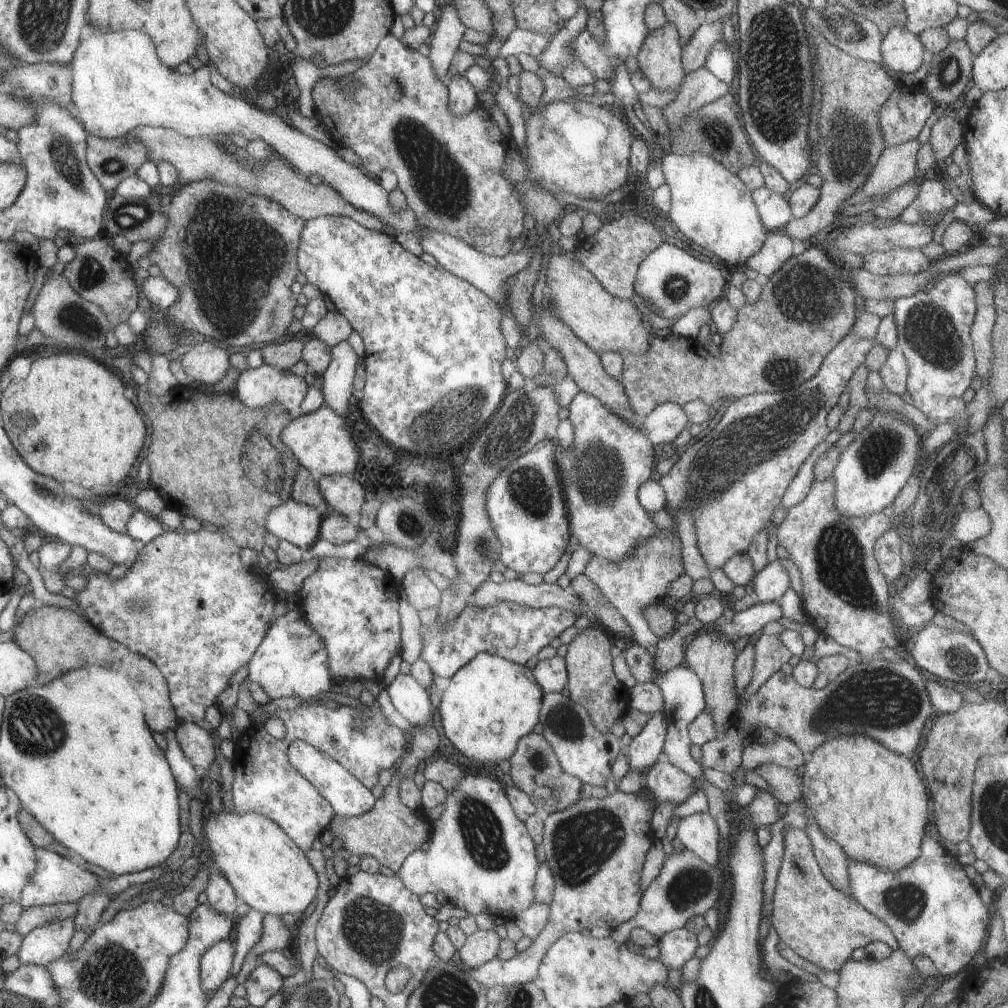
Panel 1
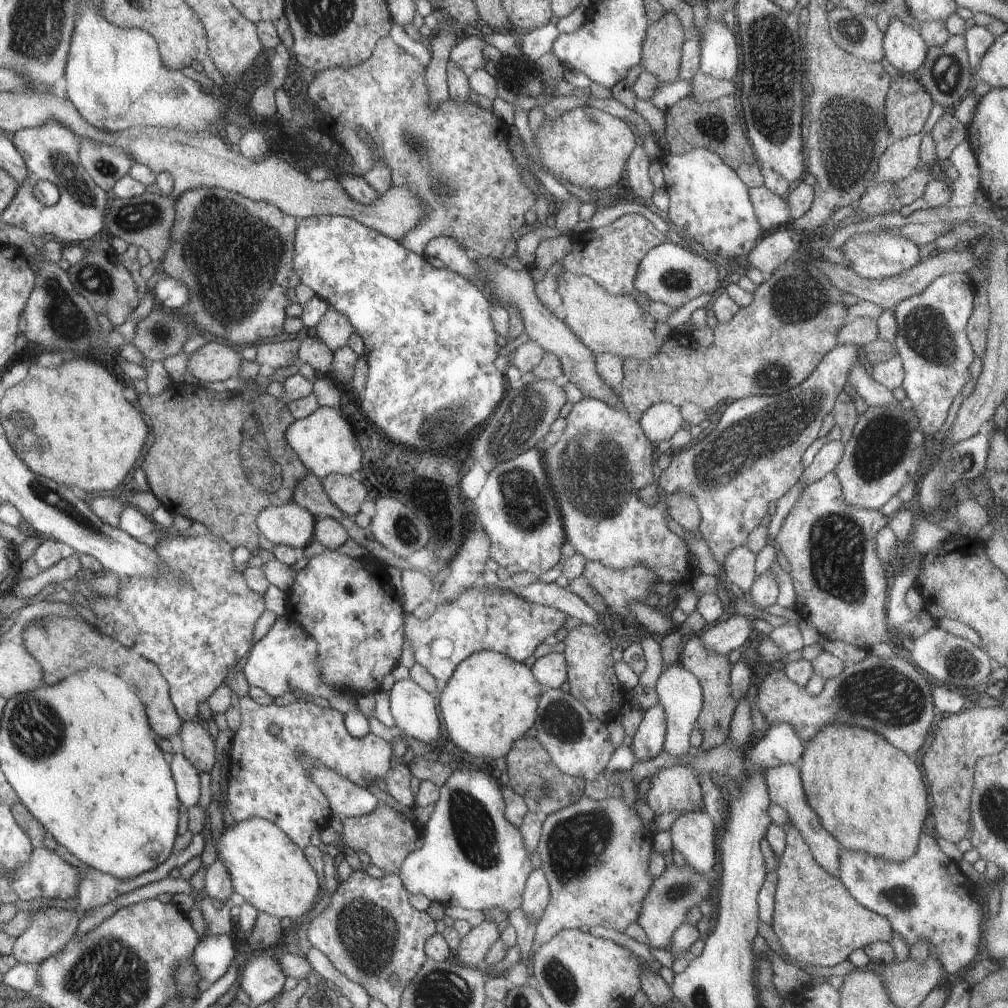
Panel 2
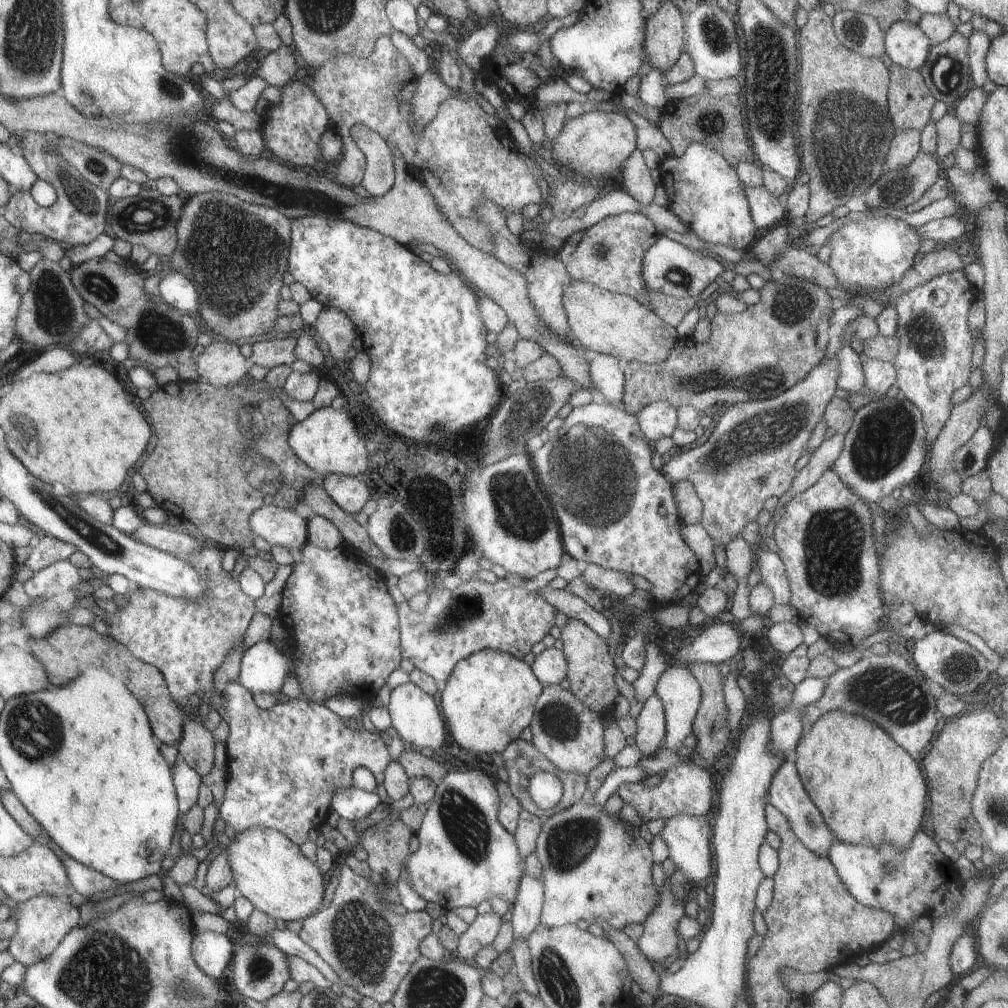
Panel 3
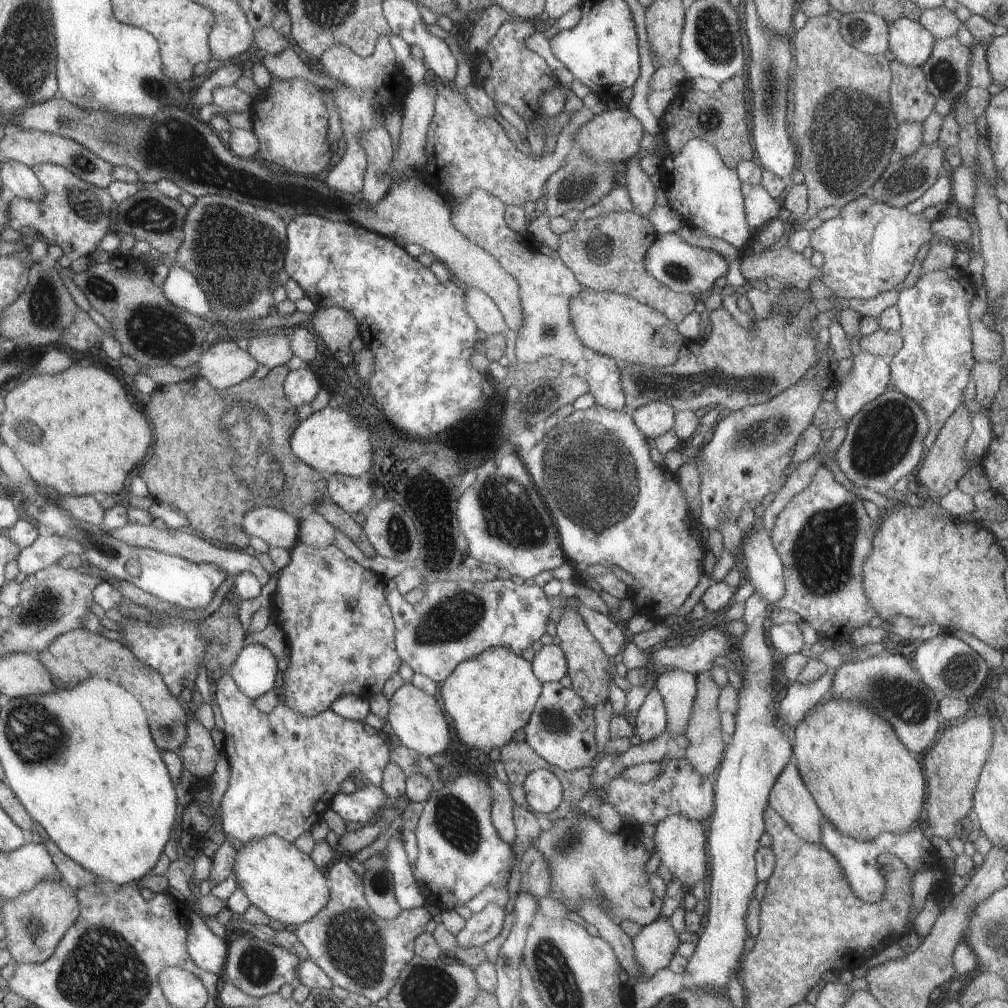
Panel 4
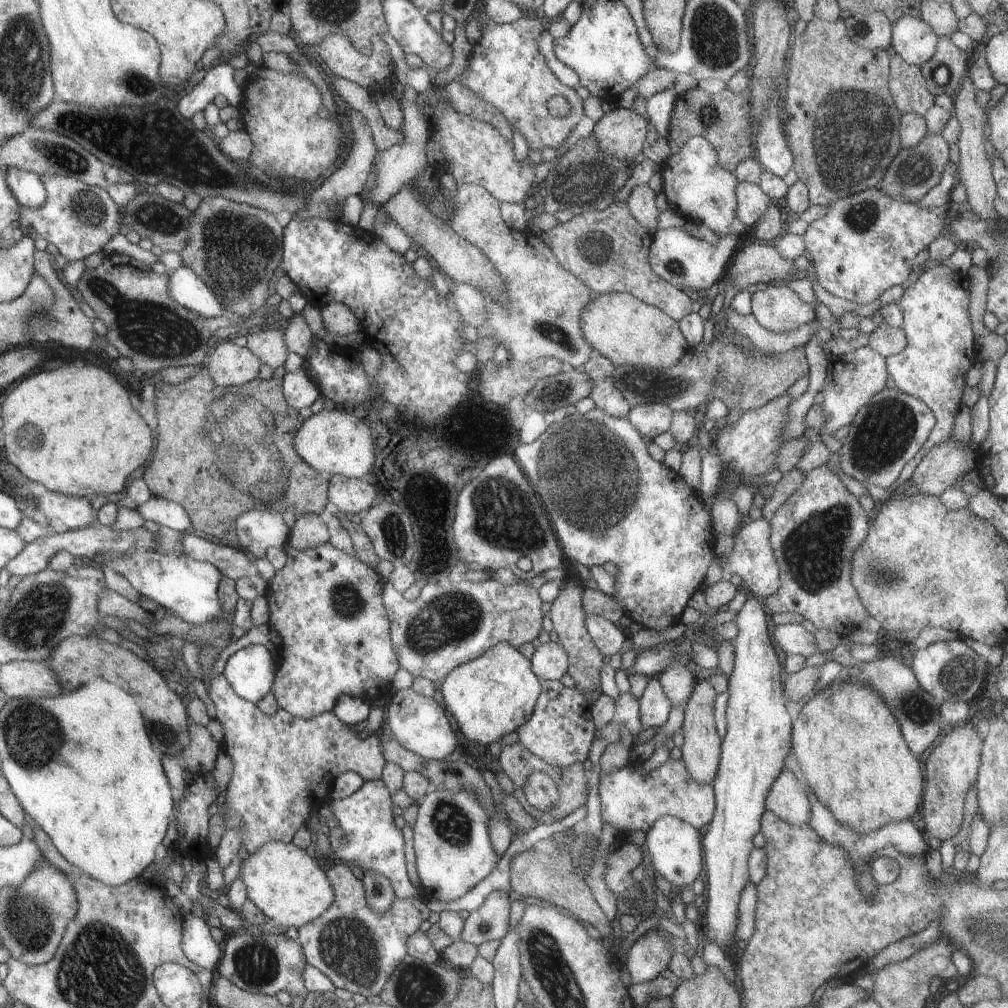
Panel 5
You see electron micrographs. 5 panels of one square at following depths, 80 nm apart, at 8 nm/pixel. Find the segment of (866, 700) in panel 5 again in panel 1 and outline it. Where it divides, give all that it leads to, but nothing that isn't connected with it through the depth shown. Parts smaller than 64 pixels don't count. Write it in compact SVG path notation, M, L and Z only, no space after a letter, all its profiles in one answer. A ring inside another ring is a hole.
M864 735L826 739L813 750L801 778L808 816L816 821L824 836L842 847L850 861L868 863L884 872L906 868L922 854L921 842L926 834L926 824L932 819L926 784L913 763L908 757L892 754Z

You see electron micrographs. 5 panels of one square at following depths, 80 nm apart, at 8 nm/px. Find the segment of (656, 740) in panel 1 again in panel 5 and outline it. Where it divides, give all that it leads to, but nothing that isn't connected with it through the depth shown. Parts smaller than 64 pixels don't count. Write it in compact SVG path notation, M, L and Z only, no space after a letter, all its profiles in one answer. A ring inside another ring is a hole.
M651 677L648 685L639 698L640 721L644 729L660 728L667 724L670 710L670 700L657 677Z

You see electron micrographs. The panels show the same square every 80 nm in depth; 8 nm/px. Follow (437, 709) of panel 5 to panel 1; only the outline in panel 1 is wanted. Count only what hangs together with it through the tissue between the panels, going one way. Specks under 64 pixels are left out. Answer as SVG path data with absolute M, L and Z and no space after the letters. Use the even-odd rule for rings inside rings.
M398 673L391 684L385 689L388 691L388 696L390 696L395 709L410 722L413 727L412 730L417 726L423 727L428 723L433 723L434 712L429 692L414 678L414 676L411 674Z

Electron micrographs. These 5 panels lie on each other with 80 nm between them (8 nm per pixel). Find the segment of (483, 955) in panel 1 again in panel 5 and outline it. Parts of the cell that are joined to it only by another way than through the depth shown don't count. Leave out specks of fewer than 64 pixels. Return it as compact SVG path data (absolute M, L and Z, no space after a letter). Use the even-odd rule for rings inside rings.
M502 890L491 892L478 910L470 912L470 916L468 916L468 919L465 921L464 930L462 930L459 940L471 943L473 946L478 947L485 942L503 939L511 930L511 927L509 926L510 909L510 894Z

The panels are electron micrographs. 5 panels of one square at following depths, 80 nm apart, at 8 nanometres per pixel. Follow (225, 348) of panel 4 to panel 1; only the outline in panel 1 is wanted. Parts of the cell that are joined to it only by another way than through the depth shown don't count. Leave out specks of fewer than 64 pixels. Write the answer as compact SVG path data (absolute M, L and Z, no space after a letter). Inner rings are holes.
M195 339L193 347L181 356L186 374L203 385L211 385L222 380L230 368L228 360L228 352L214 346L210 339Z

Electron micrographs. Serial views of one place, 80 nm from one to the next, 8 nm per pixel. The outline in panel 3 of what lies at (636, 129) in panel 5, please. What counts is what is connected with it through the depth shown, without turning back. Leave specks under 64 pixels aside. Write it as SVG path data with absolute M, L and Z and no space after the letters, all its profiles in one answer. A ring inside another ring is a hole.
M593 110L576 118L566 116L560 134L551 143L558 169L604 184L637 149L636 127L621 113Z

